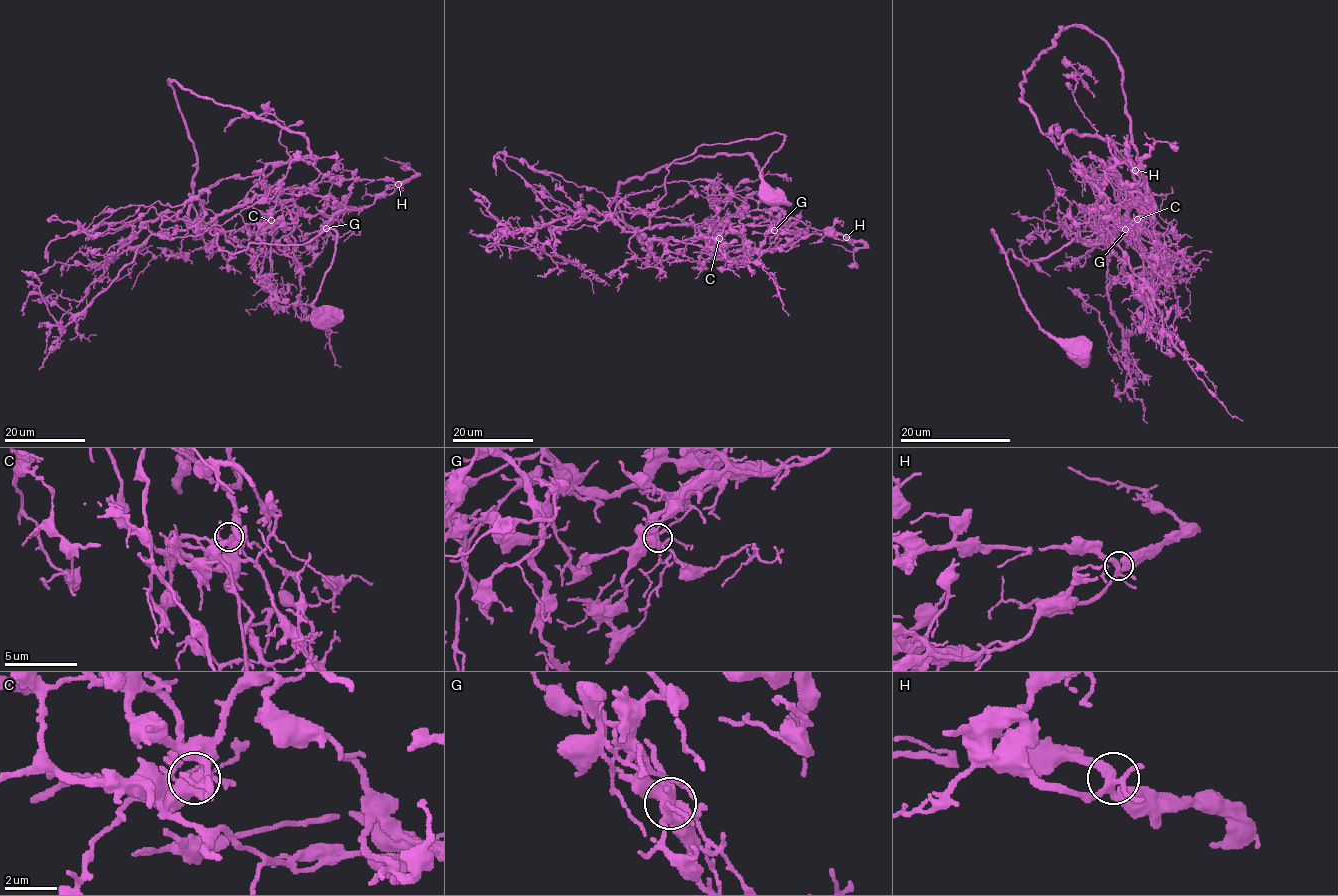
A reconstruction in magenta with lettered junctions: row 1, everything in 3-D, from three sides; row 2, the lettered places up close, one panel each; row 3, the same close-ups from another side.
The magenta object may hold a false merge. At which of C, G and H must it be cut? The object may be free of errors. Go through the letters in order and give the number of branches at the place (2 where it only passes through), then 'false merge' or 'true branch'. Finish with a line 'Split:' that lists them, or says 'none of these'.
C: branches 5; true branch
G: branches 5; false merge
H: branches 5; true branch
Split: G

